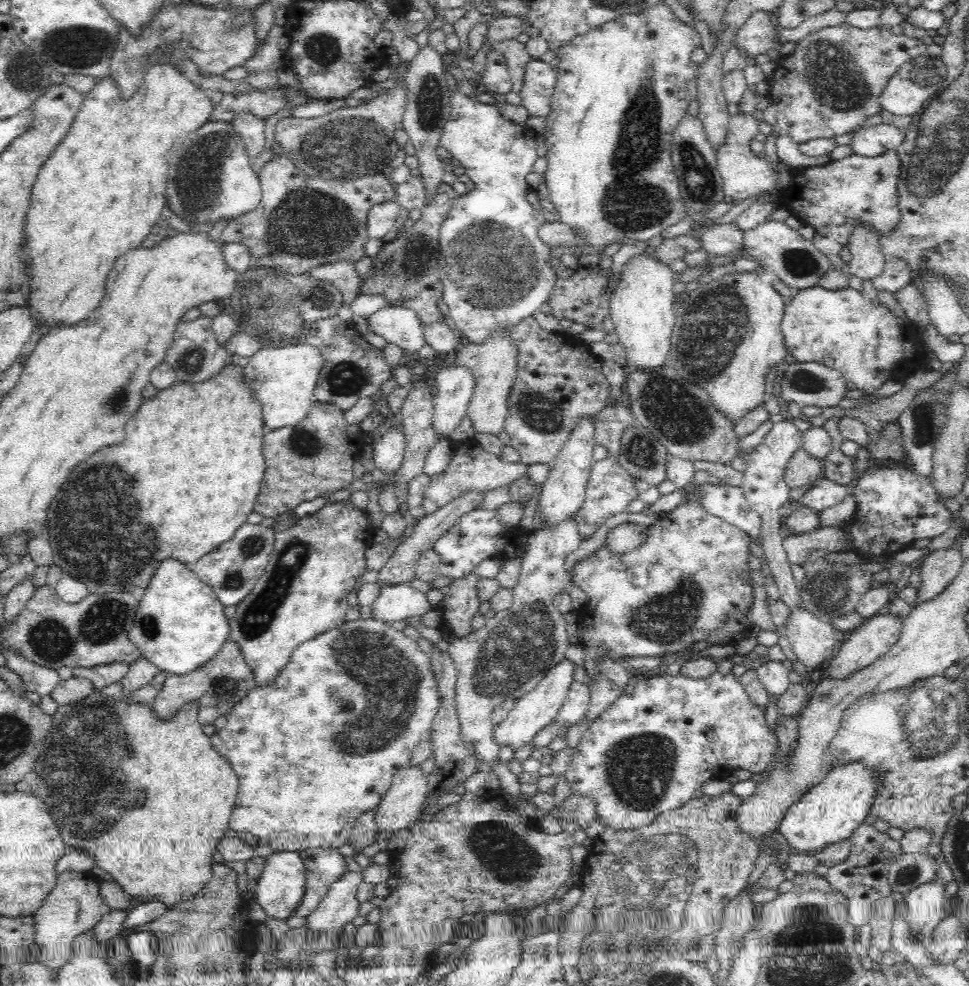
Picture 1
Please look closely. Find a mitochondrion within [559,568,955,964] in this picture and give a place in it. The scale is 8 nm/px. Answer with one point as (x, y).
(639, 768)

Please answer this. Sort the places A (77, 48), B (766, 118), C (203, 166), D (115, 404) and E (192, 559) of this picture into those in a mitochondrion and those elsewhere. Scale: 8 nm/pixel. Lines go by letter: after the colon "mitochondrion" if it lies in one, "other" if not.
A: mitochondrion
B: other
C: mitochondrion
D: mitochondrion
E: other

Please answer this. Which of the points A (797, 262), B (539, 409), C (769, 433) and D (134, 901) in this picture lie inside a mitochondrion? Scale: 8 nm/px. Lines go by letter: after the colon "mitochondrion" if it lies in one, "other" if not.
A: mitochondrion
B: mitochondrion
C: other
D: other

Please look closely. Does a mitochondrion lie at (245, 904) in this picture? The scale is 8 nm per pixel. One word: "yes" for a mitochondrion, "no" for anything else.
no

